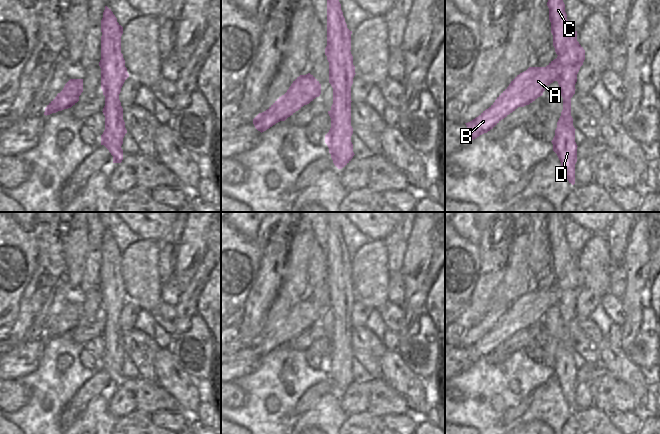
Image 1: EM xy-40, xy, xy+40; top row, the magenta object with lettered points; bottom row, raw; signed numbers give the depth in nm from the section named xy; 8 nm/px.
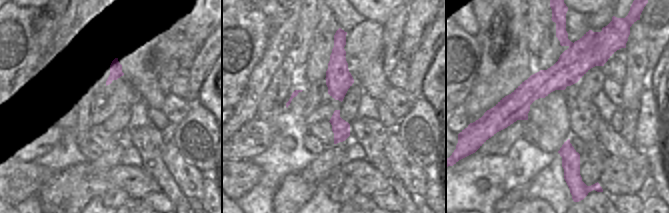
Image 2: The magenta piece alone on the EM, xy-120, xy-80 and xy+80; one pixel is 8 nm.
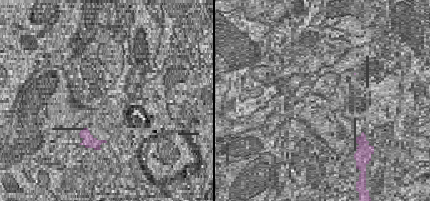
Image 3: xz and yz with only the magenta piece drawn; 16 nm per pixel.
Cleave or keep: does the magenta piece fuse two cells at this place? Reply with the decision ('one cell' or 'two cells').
two cells

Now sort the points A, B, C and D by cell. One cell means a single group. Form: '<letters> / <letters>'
A B / C D

